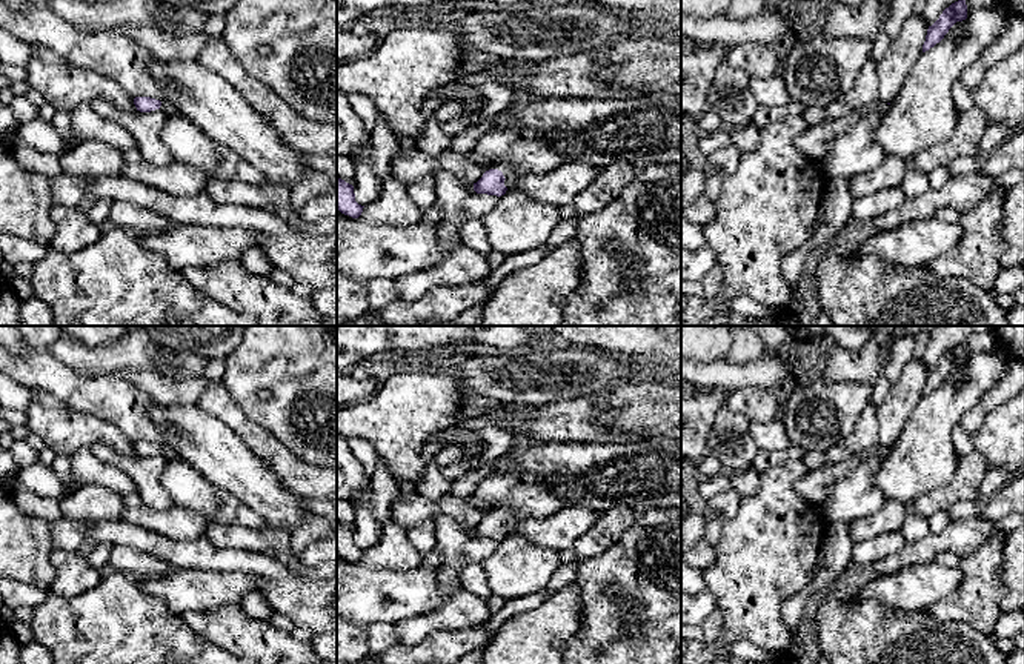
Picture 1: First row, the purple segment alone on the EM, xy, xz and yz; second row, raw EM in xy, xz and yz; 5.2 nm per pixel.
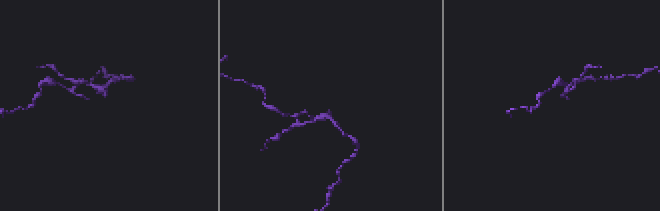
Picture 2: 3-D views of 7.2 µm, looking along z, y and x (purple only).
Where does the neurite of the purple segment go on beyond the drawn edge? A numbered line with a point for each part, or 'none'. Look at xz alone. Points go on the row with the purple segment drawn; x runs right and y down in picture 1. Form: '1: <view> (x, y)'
1: xz (509, 177)

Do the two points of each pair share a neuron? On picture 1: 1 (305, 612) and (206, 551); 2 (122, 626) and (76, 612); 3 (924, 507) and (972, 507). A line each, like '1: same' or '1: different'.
1: same
2: same
3: different

